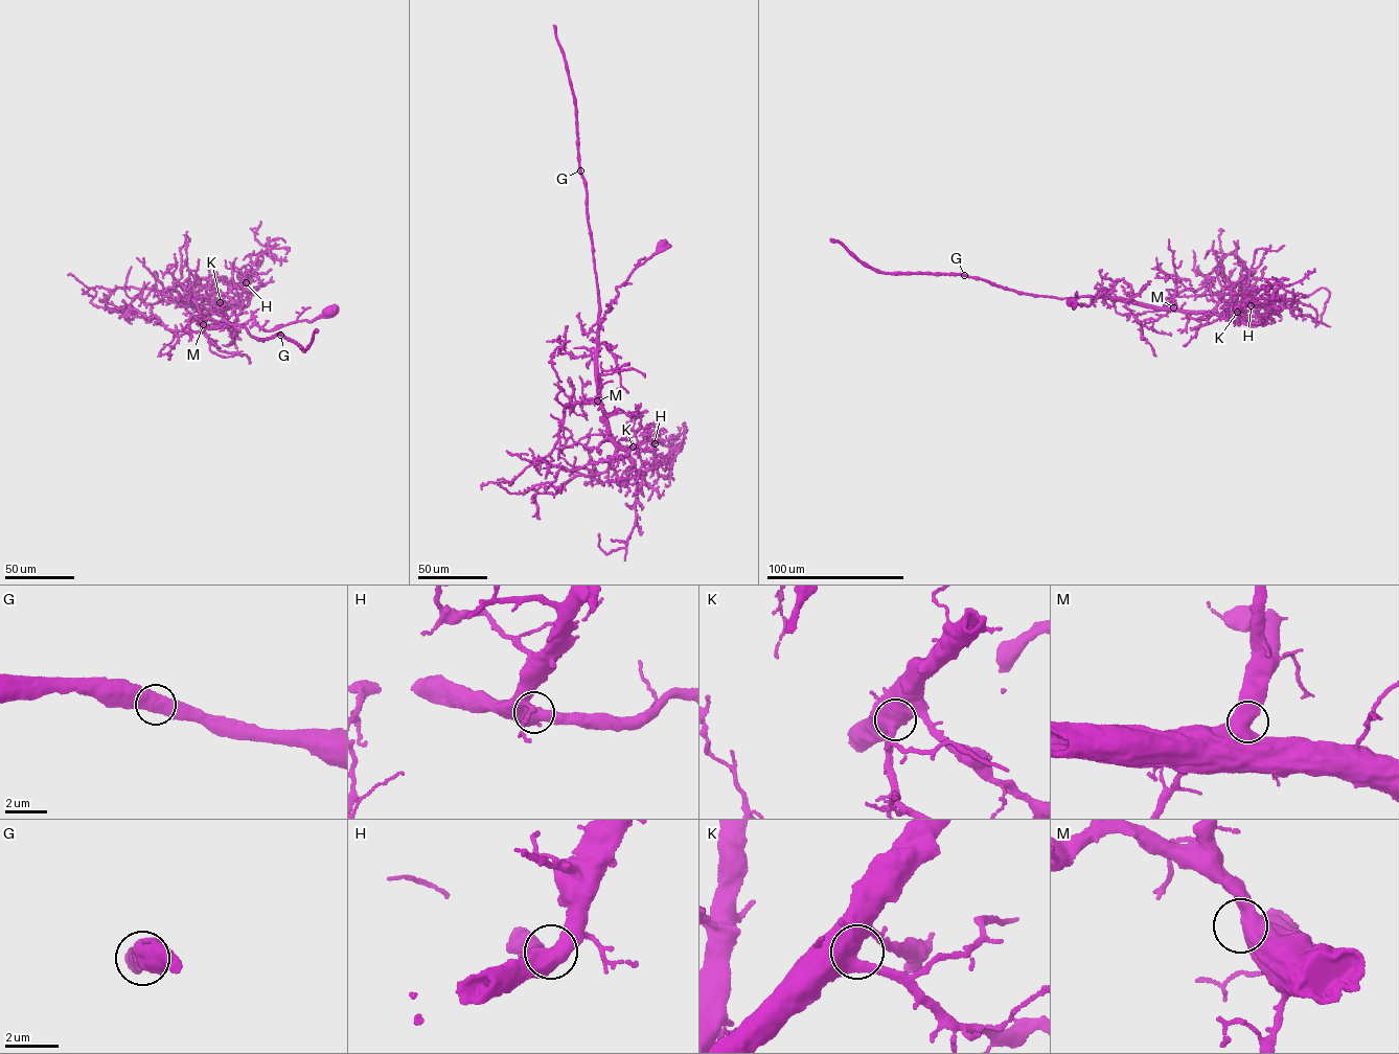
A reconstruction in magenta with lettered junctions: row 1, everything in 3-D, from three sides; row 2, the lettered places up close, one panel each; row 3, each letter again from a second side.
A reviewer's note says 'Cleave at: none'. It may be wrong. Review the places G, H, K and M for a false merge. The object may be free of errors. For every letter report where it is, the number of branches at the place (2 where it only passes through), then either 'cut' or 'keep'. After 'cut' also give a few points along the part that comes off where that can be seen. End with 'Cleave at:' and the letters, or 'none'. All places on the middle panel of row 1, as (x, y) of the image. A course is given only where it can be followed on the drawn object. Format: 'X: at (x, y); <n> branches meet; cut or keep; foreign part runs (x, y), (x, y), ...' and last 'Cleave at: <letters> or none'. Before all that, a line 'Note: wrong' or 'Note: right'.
Note: right
G: at (580, 170); 2 branches meet; keep
H: at (655, 443); 2 branches meet; keep
K: at (633, 447); 2 branches meet; keep
M: at (597, 401); 2 branches meet; keep
Cleave at: none

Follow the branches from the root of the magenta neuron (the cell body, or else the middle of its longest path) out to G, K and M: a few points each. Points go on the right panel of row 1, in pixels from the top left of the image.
G: (1072, 302), (1073, 306), (1075, 302), (1086, 306), (1101, 294), (1107, 298), (1034, 296), (964, 275)
K: (1072, 302), (1073, 306), (1075, 302), (1090, 305), (1101, 294), (1156, 307), (1229, 317), (1237, 312)
M: (1072, 302), (1073, 306), (1075, 302), (1090, 305), (1101, 294), (1106, 298), (1173, 307)

